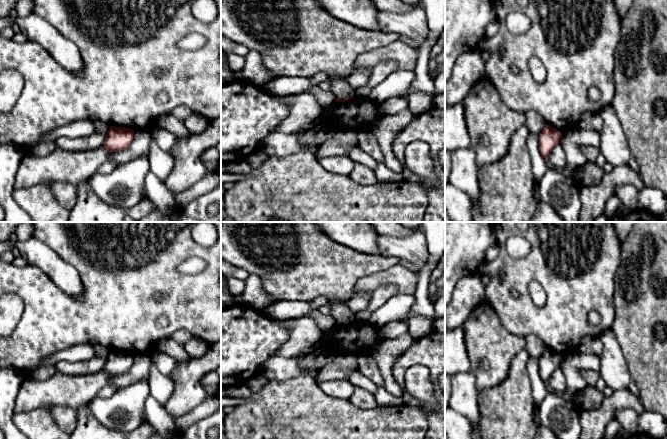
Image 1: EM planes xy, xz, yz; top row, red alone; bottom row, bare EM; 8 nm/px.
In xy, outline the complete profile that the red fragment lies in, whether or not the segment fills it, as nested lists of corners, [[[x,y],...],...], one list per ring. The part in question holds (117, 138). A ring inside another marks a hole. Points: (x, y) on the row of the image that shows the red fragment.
[[[110,126],[103,146],[109,152],[127,148],[134,139],[134,130],[125,127]]]

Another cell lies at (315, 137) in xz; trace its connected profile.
[[[312,129],[306,131],[304,136],[299,139],[299,143],[302,146],[314,146],[318,147],[320,144],[324,143],[326,140],[334,135],[334,131],[325,129]]]

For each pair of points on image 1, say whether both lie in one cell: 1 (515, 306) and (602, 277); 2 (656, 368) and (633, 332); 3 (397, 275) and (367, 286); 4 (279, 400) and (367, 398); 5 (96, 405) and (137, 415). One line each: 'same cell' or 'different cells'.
1: same cell
2: same cell
3: same cell
4: different cells
5: same cell

